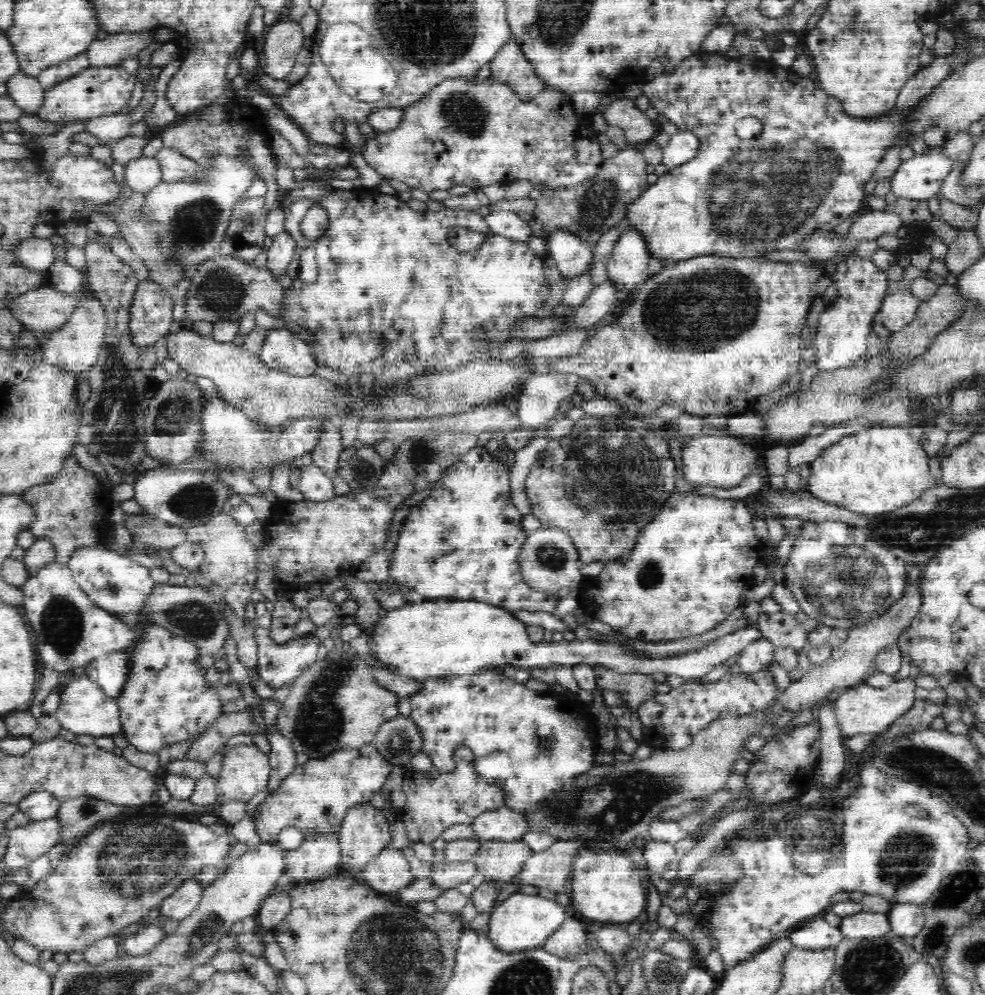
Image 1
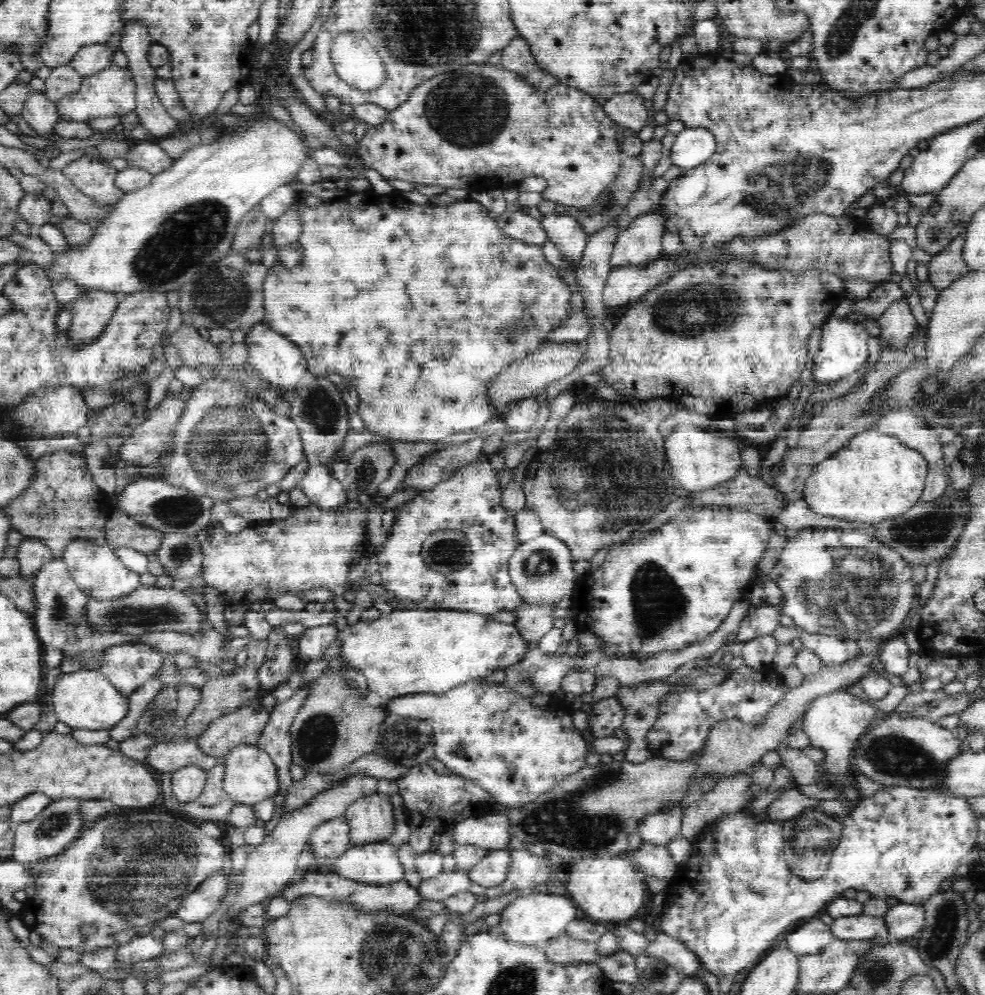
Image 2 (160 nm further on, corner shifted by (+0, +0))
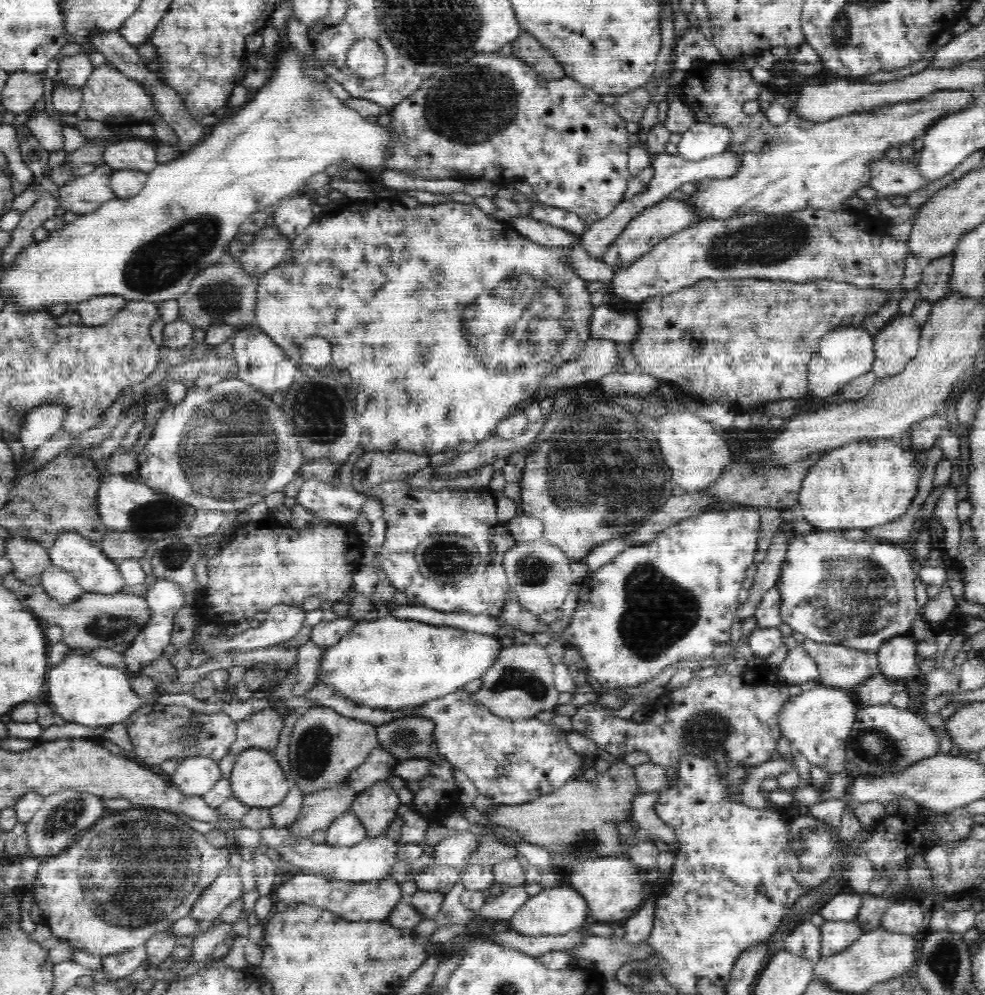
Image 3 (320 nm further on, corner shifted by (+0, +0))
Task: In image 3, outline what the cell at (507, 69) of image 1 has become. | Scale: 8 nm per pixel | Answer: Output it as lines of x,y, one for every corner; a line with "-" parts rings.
522,31
512,44
511,56
518,57
518,60
530,65
541,80
558,81
566,77
562,65
526,31

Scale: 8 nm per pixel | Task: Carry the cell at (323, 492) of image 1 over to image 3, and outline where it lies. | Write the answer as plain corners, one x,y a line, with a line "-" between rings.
316,477
304,481
296,503
330,522
355,524
368,497
350,485
332,485
332,482
324,483

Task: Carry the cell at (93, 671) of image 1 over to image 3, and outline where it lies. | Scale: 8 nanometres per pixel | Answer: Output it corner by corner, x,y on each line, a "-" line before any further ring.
158,579
147,590
145,599
149,606
150,618
147,620
145,627
131,642
131,646
122,655
126,671
130,671
130,673
142,673
141,670
144,665
150,664
150,662
162,656
164,648
170,644
170,636
172,636
172,630
174,630
174,627
172,627
174,626
174,616
178,614
182,606
186,605
186,591
176,582

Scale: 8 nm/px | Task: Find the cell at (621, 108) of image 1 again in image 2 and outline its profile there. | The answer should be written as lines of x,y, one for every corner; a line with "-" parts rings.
631,91
614,95
601,108
617,125
626,126
638,134
653,116
648,105
638,93

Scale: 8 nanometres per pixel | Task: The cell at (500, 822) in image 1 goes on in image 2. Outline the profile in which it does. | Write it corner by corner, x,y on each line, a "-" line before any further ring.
507,811
504,814
484,812
480,816
472,816
452,826
456,844
477,844
487,849
509,846
513,835

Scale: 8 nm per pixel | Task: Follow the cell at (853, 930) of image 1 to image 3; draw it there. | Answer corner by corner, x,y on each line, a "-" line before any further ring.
828,921
821,926
822,950
821,956
830,956
850,947
857,942
865,933
858,923
851,921

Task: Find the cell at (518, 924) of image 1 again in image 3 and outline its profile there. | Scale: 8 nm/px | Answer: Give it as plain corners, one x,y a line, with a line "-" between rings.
564,882
564,885
543,889
540,893
528,898
524,906
514,914
509,922
511,923
510,930
525,934
526,937
538,937
564,935
572,930
582,929
591,921
586,901
583,900
582,895

